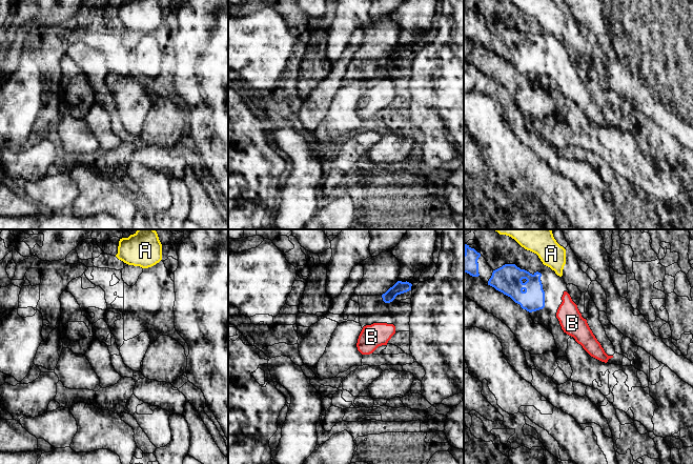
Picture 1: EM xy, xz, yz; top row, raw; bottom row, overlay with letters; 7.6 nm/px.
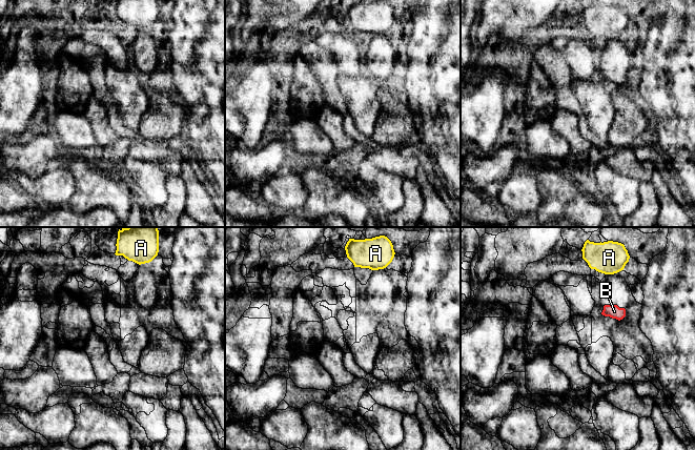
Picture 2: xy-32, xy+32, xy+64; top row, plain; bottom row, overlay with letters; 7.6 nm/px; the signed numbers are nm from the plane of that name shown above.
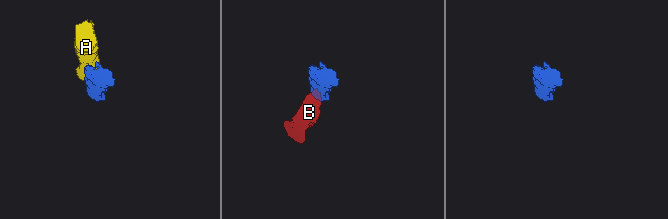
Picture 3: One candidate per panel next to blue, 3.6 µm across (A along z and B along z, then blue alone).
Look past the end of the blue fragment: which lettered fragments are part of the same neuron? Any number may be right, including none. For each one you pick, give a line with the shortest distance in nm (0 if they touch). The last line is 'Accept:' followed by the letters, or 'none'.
B: gap 110 nm
Accept: B

